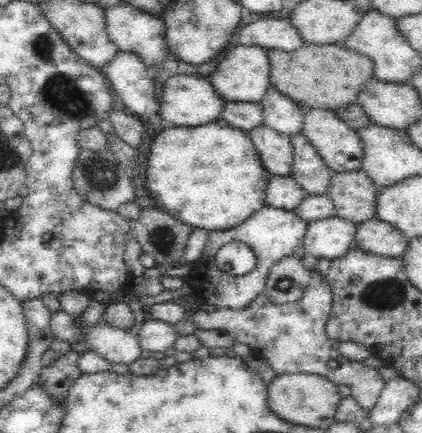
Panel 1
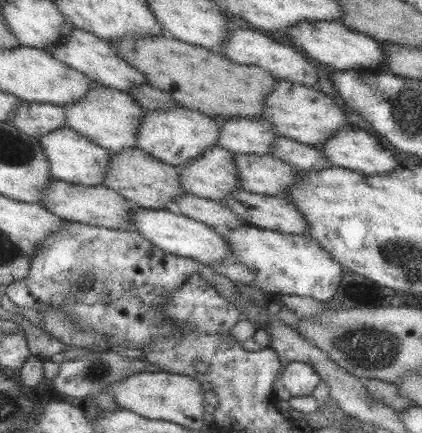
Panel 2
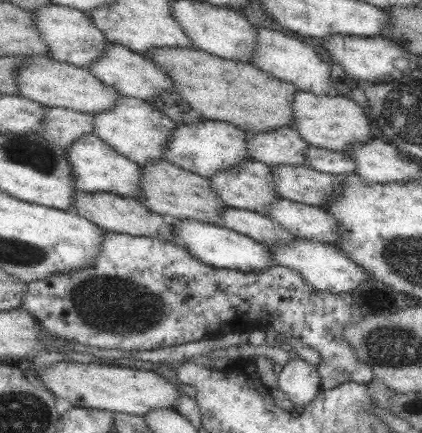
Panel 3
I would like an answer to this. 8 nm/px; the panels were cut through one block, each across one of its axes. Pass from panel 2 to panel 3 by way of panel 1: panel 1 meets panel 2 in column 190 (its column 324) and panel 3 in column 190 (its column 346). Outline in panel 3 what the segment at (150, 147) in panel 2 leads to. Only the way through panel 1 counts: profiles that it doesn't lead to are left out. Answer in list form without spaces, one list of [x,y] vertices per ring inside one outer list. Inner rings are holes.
[[[201,120],[197,124],[179,124],[179,128],[171,134],[171,140],[165,150],[165,162],[177,164],[183,170],[195,172],[197,176],[211,178],[217,172],[225,172],[249,160],[249,134],[233,124],[217,122],[217,120]]]

